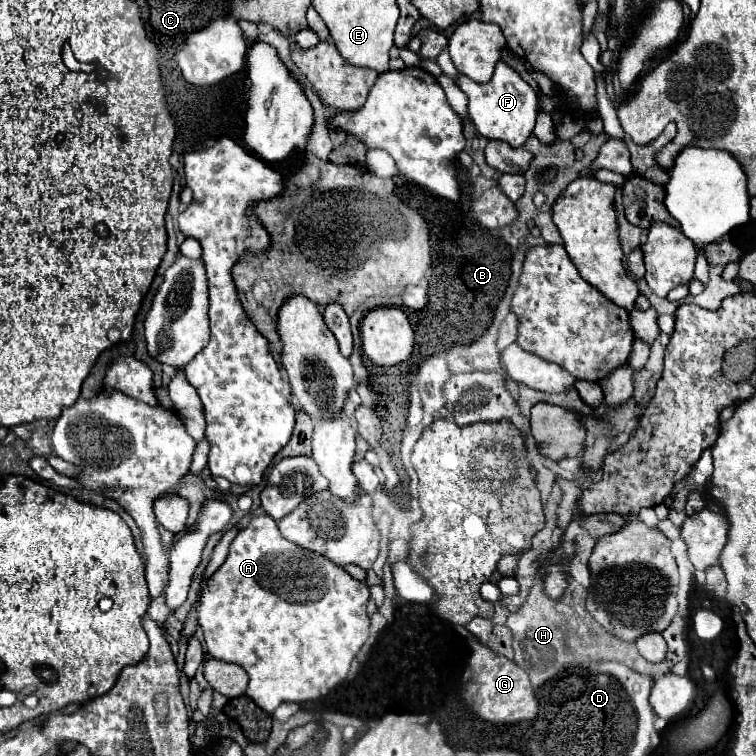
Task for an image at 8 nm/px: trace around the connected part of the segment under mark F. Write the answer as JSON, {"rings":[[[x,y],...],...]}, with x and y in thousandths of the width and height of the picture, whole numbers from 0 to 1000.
{"rings":[[[657,82],[655,98],[644,111],[628,111],[618,101],[607,101],[604,114],[618,124],[618,151],[631,172],[644,185],[663,185],[679,196],[694,190],[708,169],[710,122],[671,85]]]}

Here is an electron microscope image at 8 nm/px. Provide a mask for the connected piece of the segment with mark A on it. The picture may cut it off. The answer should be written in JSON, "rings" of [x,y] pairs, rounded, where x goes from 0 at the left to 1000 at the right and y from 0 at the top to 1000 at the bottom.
{"rings":[[[340,683],[308,712],[300,741],[271,770],[261,799],[261,823],[271,839],[274,865],[316,878],[332,894],[324,921],[358,944],[372,929],[417,929],[459,897],[464,873],[488,844],[485,794],[488,775],[483,770],[470,767],[435,738],[377,714],[358,683]]]}

